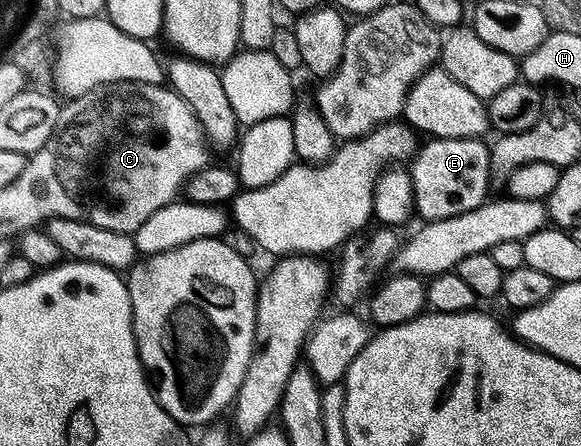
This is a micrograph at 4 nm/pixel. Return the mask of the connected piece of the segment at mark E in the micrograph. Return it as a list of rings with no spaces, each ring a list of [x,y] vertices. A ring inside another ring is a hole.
[[[435,137],[427,140],[428,144],[421,146],[410,159],[410,174],[412,188],[414,189],[414,208],[421,220],[449,219],[481,207],[489,198],[488,182],[494,179],[492,174],[492,153],[489,144],[483,138],[479,139],[438,139]]]

